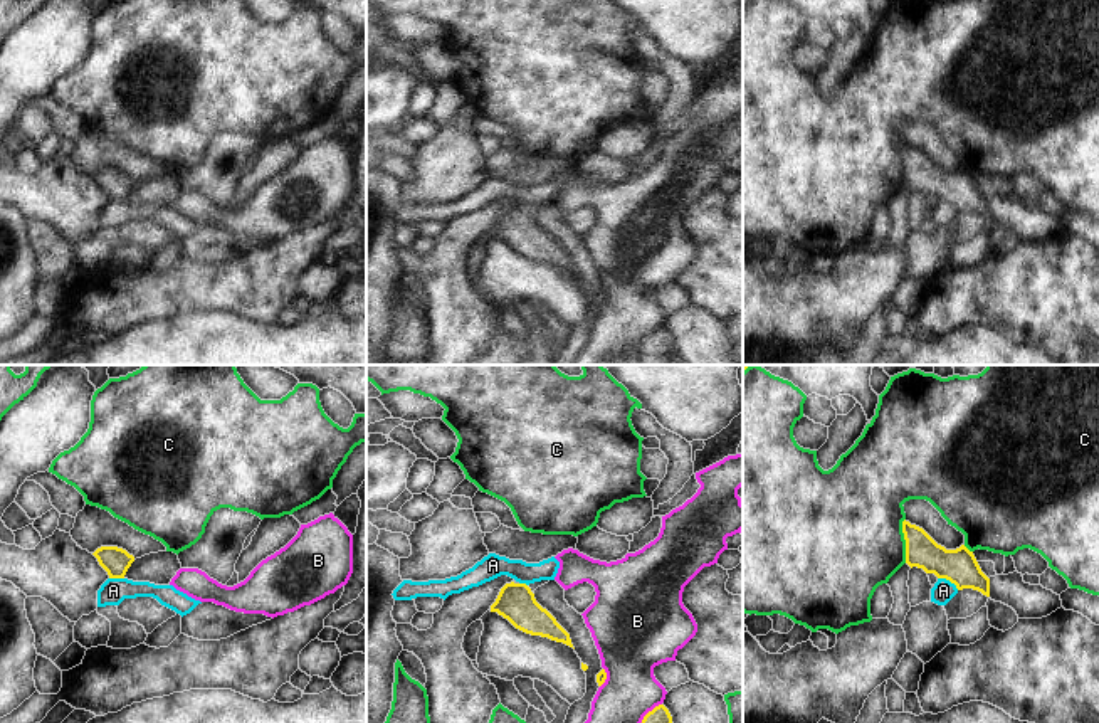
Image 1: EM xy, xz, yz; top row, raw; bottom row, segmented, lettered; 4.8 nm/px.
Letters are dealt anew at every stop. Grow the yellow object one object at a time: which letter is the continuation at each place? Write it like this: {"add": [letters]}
{"add": []}

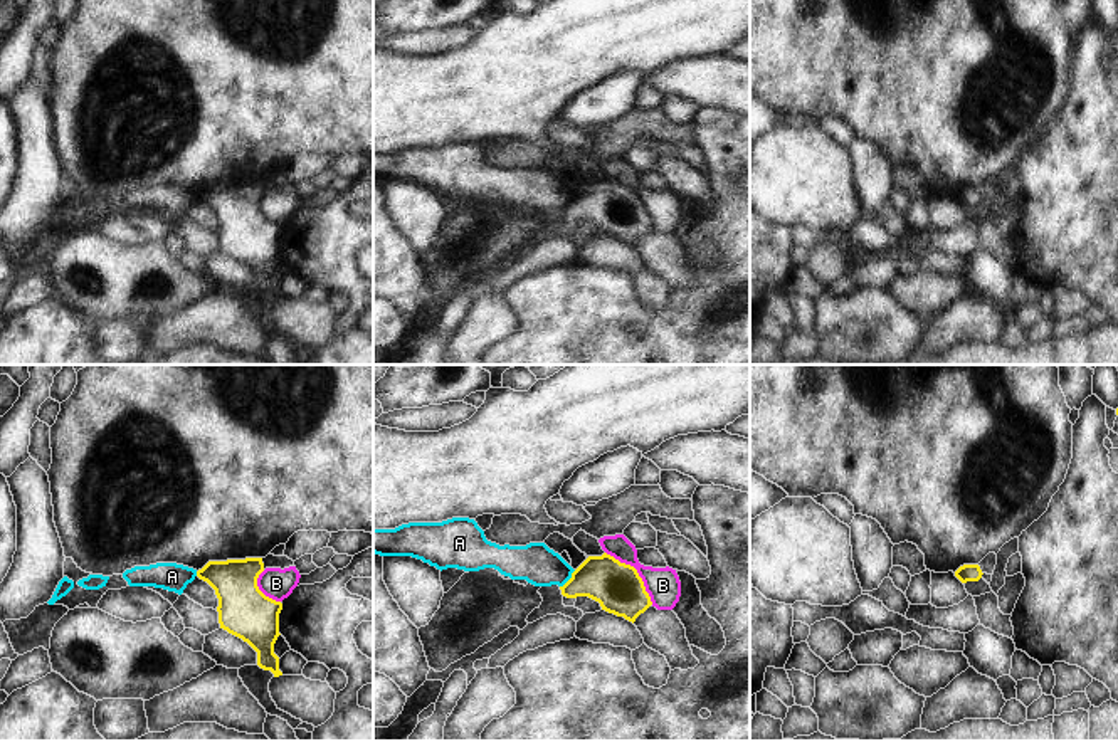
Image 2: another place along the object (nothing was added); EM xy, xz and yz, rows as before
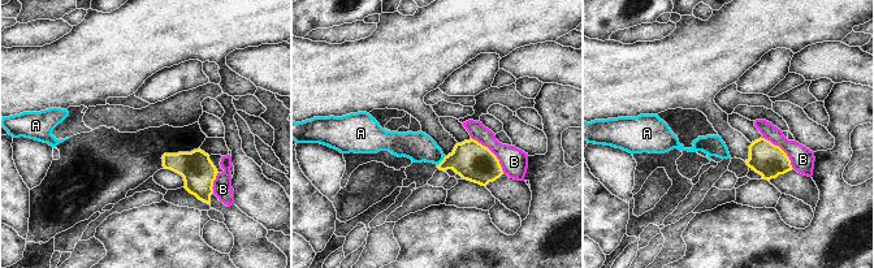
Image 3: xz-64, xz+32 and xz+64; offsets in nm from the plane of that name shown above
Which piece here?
{"add": []}

